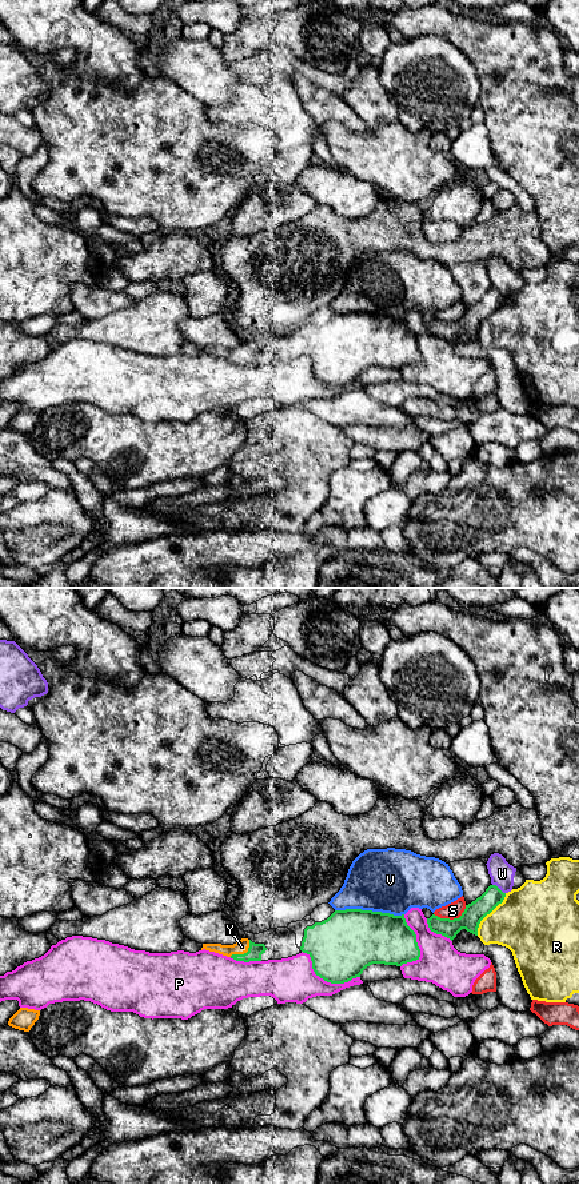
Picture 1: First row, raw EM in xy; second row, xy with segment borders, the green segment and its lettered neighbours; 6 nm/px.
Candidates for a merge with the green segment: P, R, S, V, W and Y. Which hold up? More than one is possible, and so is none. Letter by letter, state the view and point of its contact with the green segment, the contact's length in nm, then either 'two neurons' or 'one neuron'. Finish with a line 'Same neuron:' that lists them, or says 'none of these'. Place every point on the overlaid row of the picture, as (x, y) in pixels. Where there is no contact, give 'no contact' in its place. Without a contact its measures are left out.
P: meets green in xy at (326, 980); contact 380 nm long; two neurons
R: meets green in xy at (488, 913); contact 320 nm long; two neurons
S: meets green in xy at (451, 920); contact 200 nm long; two neurons
V: meets green in xy at (370, 911); contact 420 nm long; two neurons
W: meets green in xy at (498, 888); contact 100 nm long; two neurons
Y: meets green in xy at (244, 953); contact 160 nm long; one neuron
Same neuron: Y

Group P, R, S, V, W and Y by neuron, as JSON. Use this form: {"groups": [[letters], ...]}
{"groups": [["P"], ["R"], ["S"], ["V"], ["W"], ["Y"]]}

